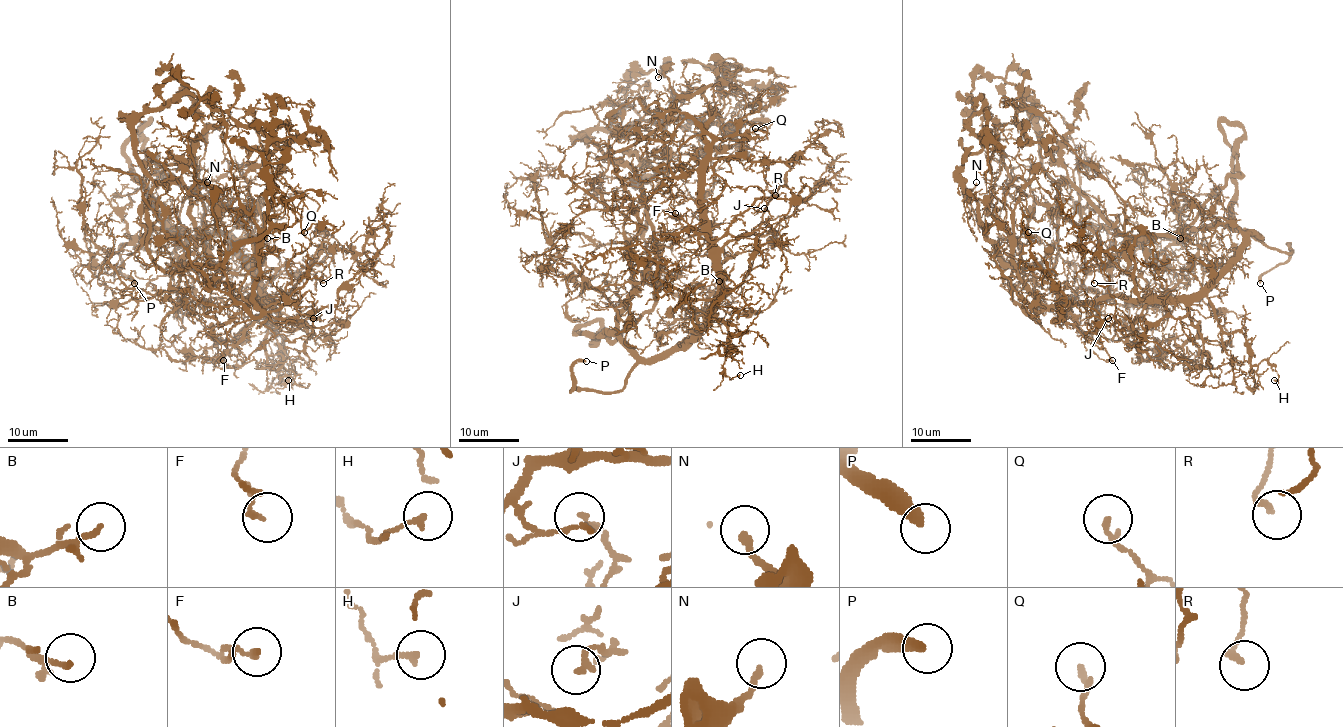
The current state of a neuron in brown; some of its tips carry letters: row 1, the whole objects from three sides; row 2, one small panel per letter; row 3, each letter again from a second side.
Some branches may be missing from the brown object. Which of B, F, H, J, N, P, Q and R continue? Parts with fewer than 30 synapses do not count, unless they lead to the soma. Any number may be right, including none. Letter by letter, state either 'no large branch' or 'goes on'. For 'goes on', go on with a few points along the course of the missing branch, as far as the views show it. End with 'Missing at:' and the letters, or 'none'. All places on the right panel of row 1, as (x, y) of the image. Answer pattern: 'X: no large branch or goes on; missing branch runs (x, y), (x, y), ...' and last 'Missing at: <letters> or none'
B: no large branch
F: no large branch
H: no large branch
J: no large branch
N: no large branch
P: goes on; missing branch runs (1260, 283), (1260, 324), (1266, 335), (1257, 360), (1259, 377), (1265, 387), (1262, 437), (1268, 443)
Q: no large branch
R: no large branch
Missing at: P

